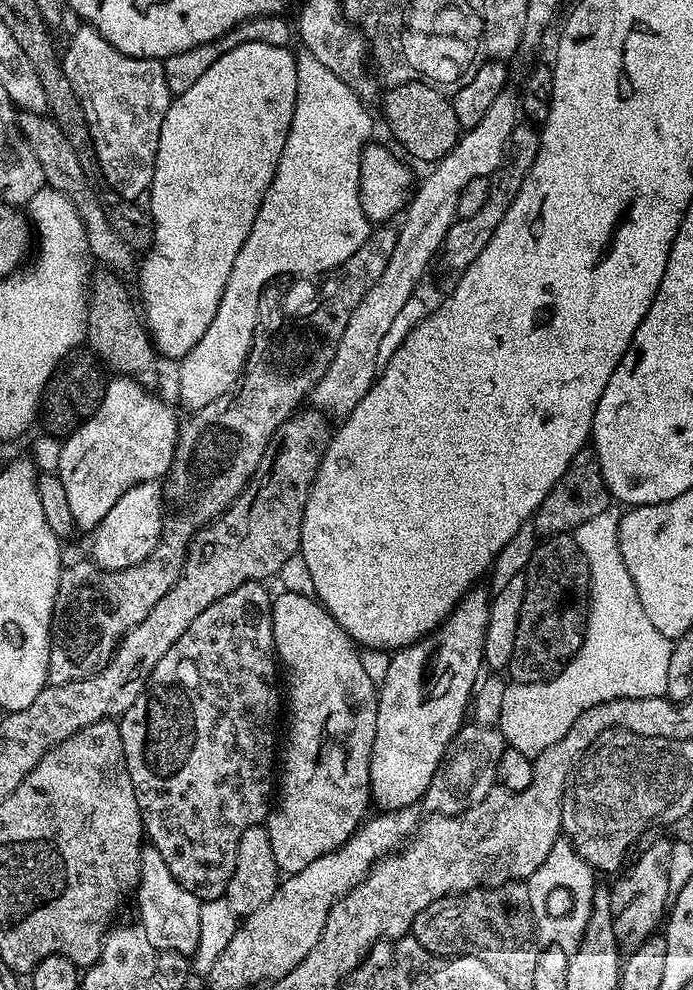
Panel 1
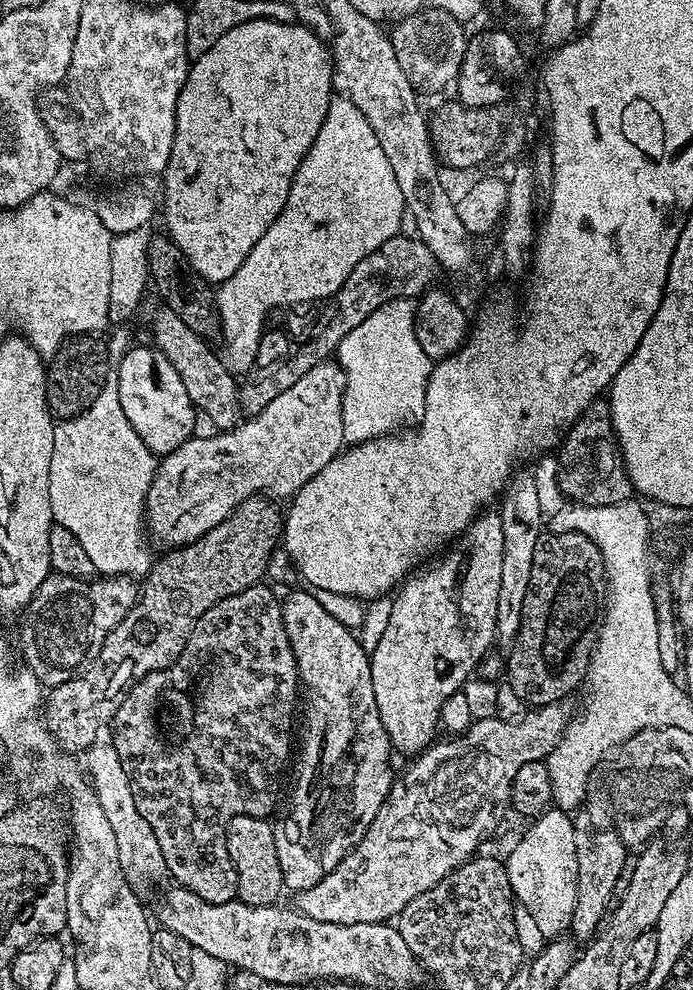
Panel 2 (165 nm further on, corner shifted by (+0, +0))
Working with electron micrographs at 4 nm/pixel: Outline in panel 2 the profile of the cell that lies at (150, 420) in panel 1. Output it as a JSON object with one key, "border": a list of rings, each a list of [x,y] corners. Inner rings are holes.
{"border":[[[155,346],[148,348],[129,347],[120,360],[120,369],[115,369],[114,378],[118,382],[118,399],[130,426],[138,432],[138,438],[148,449],[163,458],[178,450],[182,442],[191,440],[197,431],[198,411],[192,404],[177,370]]]}

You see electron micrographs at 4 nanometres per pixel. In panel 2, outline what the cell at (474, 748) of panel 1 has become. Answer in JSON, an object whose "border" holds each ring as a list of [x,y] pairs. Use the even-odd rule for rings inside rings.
{"border":[[[571,699],[555,700],[549,704],[543,705],[539,710],[532,710],[529,716],[521,715],[519,718],[493,718],[491,720],[477,720],[473,722],[468,731],[457,735],[455,738],[441,739],[439,742],[433,743],[424,749],[415,757],[416,760],[404,773],[397,775],[392,781],[392,788],[386,794],[386,802],[382,802],[382,806],[378,806],[378,814],[374,814],[374,822],[370,822],[370,826],[366,830],[366,834],[362,838],[362,842],[358,842],[358,846],[354,846],[352,852],[346,854],[346,858],[342,858],[342,862],[338,862],[338,866],[334,866],[334,870],[330,870],[330,874],[326,874],[326,878],[322,878],[322,882],[318,882],[314,886],[310,886],[305,892],[299,893],[295,897],[294,904],[303,916],[314,918],[318,922],[334,922],[335,924],[382,924],[391,921],[393,918],[399,917],[400,912],[410,902],[414,902],[414,898],[418,898],[418,894],[422,894],[426,890],[430,890],[438,882],[442,882],[442,878],[446,878],[455,868],[460,867],[465,860],[477,855],[480,843],[495,830],[500,824],[500,819],[504,815],[509,815],[512,799],[510,798],[510,786],[514,774],[518,774],[521,766],[526,766],[526,762],[534,762],[535,760],[544,760],[554,750],[554,746],[564,737],[564,731],[574,719],[574,711],[572,712]]]}

